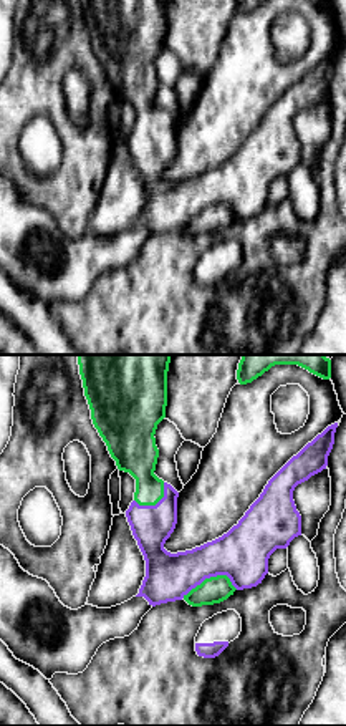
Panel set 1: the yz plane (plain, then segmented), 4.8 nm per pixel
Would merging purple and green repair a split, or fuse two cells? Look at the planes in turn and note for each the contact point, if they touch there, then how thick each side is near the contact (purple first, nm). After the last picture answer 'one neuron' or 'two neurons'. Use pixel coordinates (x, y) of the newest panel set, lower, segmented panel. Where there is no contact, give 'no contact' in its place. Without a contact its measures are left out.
meets purple at (211, 575); 260 nm thick on the purple side, 130 nm on the other

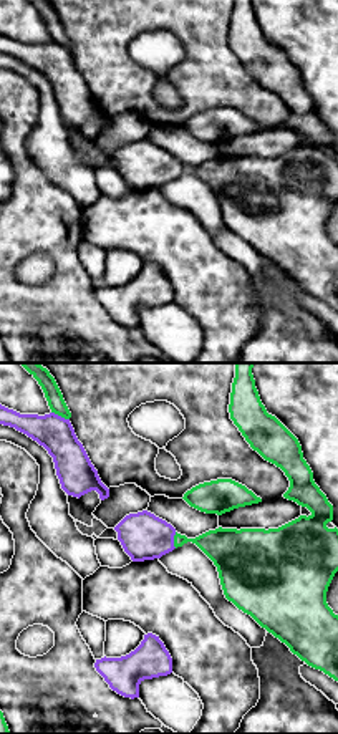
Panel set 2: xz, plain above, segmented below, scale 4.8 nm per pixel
meets purple at (60, 416); 170 nm thick on the purple side, 80 nm on the other

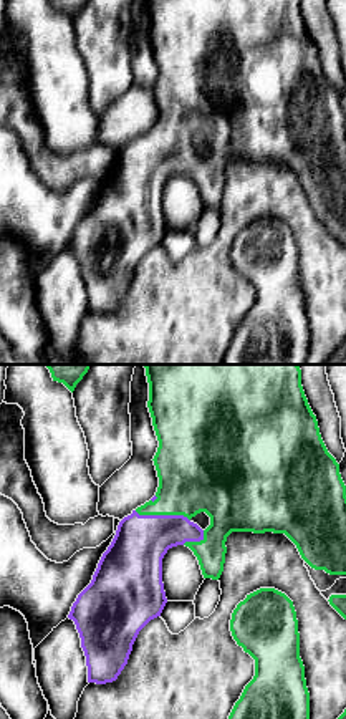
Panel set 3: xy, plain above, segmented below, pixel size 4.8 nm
meets purple at (163, 516); 280 nm thick on the purple side, 360 nm on the other

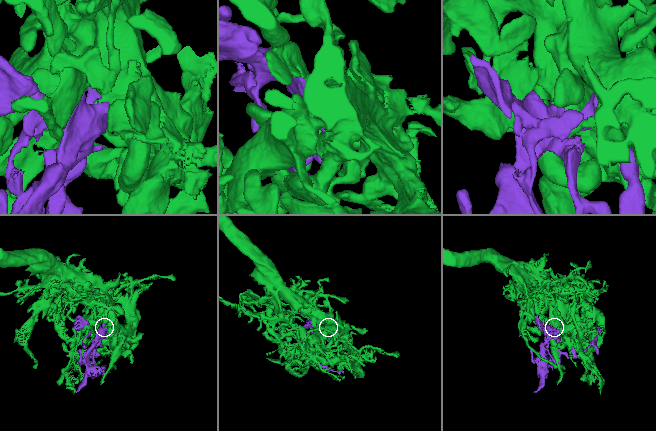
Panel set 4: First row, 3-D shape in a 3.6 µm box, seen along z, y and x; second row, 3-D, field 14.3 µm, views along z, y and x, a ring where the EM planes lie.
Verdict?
one neuron

